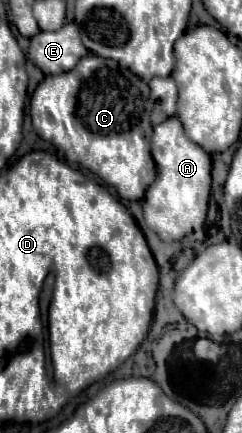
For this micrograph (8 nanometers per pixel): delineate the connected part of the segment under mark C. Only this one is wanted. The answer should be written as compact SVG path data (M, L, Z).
M93 53L69 73L47 75L31 97L31 119L39 137L53 143L70 166L93 171L127 201L141 201L157 175L151 157L151 111L149 85L121 71L117 61Z

